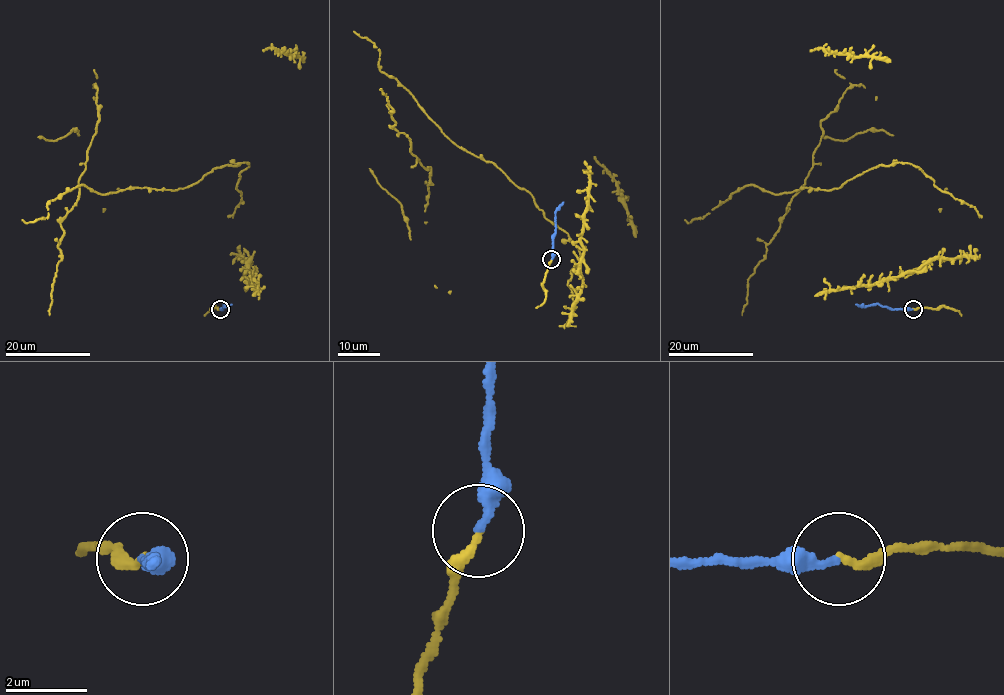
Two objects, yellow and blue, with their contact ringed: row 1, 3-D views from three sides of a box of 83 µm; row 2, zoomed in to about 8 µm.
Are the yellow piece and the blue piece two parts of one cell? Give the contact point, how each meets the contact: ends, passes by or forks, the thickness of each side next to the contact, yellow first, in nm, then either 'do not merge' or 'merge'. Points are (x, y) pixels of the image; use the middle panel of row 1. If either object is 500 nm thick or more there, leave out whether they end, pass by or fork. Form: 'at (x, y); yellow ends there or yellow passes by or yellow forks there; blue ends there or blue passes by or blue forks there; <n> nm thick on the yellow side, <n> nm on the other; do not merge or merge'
at (551, 259); yellow ends there; blue ends there; 220 nm thick on the yellow side, 240 nm on the other; merge

